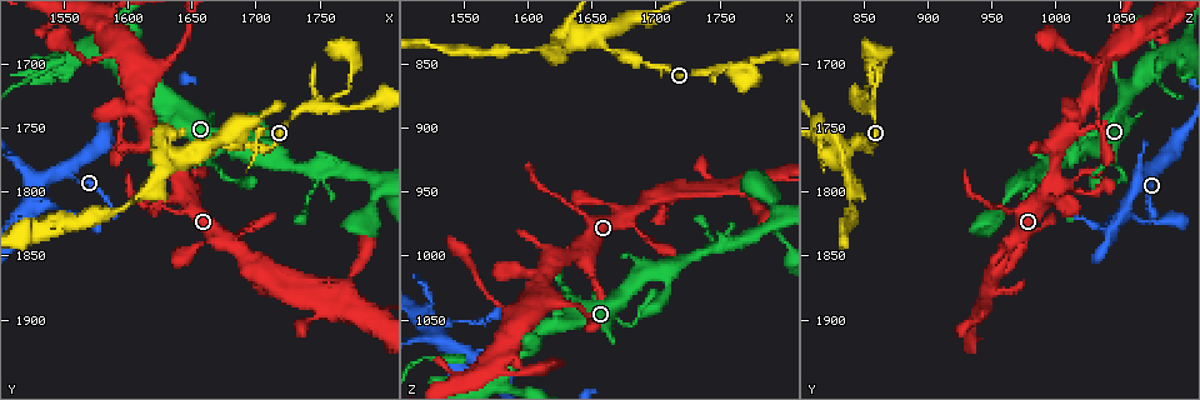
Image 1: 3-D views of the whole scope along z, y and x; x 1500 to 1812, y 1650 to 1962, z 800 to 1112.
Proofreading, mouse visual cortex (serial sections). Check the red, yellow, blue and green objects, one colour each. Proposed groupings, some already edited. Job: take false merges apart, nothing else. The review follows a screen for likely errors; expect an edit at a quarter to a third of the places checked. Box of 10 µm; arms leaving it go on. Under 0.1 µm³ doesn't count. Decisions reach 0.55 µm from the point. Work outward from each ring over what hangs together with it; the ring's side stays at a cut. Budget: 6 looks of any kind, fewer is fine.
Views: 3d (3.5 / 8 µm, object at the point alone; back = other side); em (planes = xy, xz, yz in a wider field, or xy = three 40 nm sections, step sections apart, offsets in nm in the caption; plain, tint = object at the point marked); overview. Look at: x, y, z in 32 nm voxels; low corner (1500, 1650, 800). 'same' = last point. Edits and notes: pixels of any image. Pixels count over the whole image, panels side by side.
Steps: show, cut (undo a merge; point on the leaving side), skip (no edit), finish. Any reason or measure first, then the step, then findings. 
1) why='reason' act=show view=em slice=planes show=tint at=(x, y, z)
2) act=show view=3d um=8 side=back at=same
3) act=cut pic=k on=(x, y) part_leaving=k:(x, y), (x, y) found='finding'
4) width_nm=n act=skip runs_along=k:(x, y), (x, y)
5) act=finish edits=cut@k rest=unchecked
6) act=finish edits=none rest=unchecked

why='three-way junction' act=show view=3d um=8 at=(1756, 1732, 854)

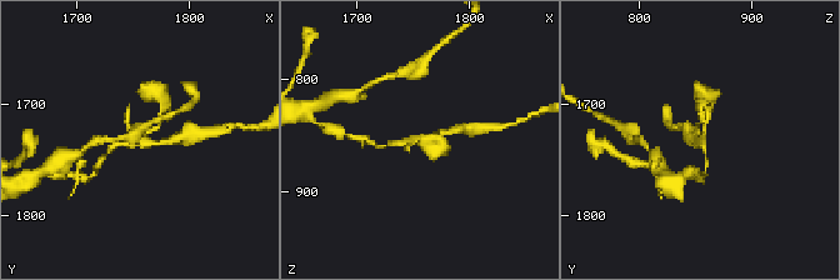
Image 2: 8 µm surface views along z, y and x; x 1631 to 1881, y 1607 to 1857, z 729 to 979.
act=show view=3d um=3.5 at=same

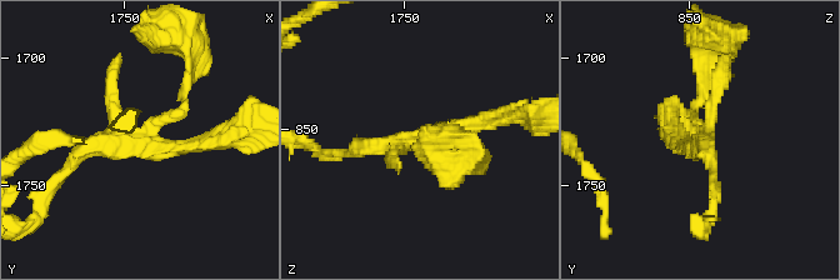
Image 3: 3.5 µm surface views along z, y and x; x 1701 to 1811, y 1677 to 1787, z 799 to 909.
why='need the tissue' act=show view=em slice=xy step=1 show=tint at=(1757, 1733, 855)

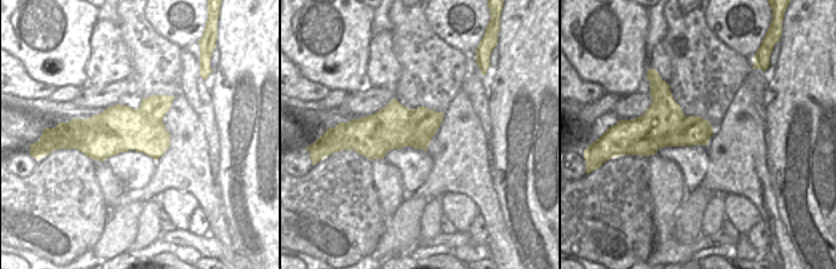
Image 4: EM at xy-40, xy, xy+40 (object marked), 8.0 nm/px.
width_nm=360 act=skip runs_along=3:(350, 154), (454, 131), (465, 146) found='continuous, no second cell'

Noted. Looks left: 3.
why='four-way junction' act=show view=3d um=8 at=(1786, 1894, 938)

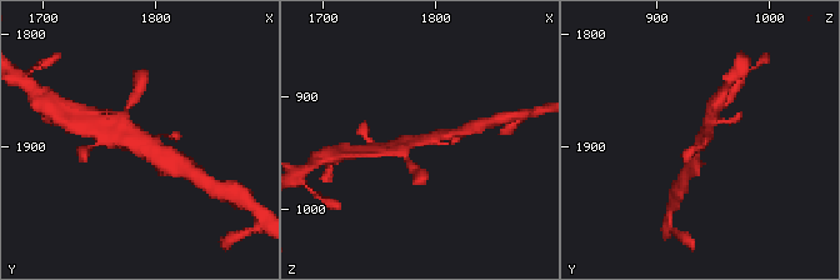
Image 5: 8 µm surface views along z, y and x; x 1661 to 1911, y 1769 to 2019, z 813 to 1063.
arms=4 arm_widths_nm=100,200,300,300 why='need the tissue' act=show view=em slice=planes show=tint at=same

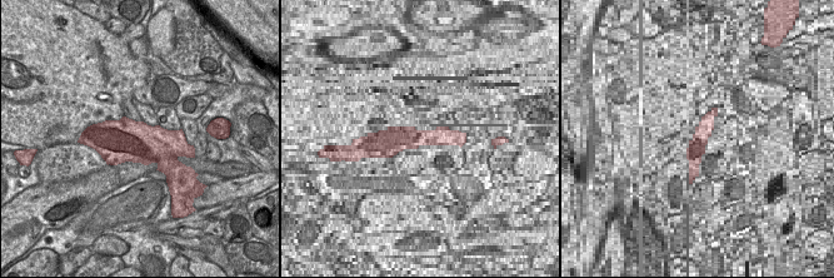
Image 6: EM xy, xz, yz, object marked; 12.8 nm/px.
act=skip runs_along=5:(104, 133), (143, 144), (166, 166) found='continuous, no second cell'

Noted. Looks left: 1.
act=finish edits=none rest=unchecked

